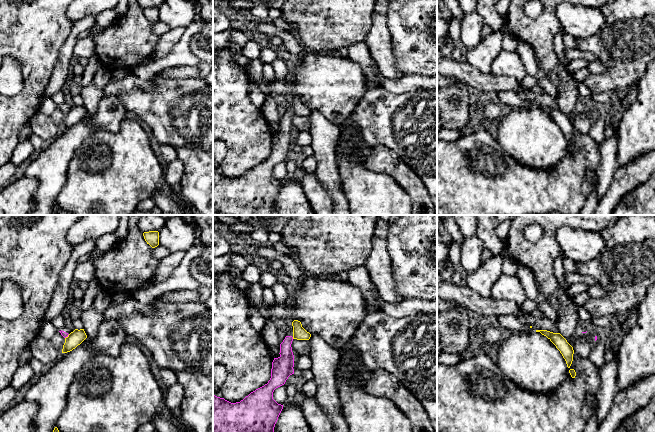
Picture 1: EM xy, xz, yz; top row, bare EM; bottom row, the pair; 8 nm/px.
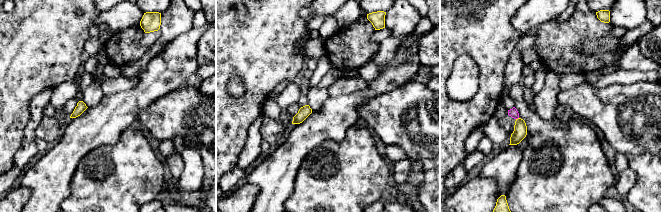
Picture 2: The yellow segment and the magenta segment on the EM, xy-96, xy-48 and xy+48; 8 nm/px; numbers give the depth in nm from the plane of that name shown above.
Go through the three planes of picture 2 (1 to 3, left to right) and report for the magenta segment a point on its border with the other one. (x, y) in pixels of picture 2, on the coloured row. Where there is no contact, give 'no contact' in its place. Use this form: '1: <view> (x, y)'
1: no contact
2: no contact
3: xy+48 (518, 118)

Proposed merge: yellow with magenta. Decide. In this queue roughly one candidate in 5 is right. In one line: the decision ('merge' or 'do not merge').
do not merge

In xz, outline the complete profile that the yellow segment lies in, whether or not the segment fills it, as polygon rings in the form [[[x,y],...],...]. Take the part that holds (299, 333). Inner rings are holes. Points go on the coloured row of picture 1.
[[[294,320],[292,322],[293,326],[293,339],[297,340],[309,340],[311,334],[307,332],[303,327],[300,321]]]

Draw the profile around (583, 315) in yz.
[[[581,306],[578,310],[578,318],[586,326],[588,326],[589,328],[592,328],[592,319],[593,318],[583,306]]]

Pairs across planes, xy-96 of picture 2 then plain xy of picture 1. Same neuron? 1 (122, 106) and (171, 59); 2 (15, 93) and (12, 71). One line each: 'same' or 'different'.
1: different
2: different

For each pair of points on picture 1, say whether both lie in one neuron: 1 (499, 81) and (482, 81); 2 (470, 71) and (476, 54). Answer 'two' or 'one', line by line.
1: one
2: two

